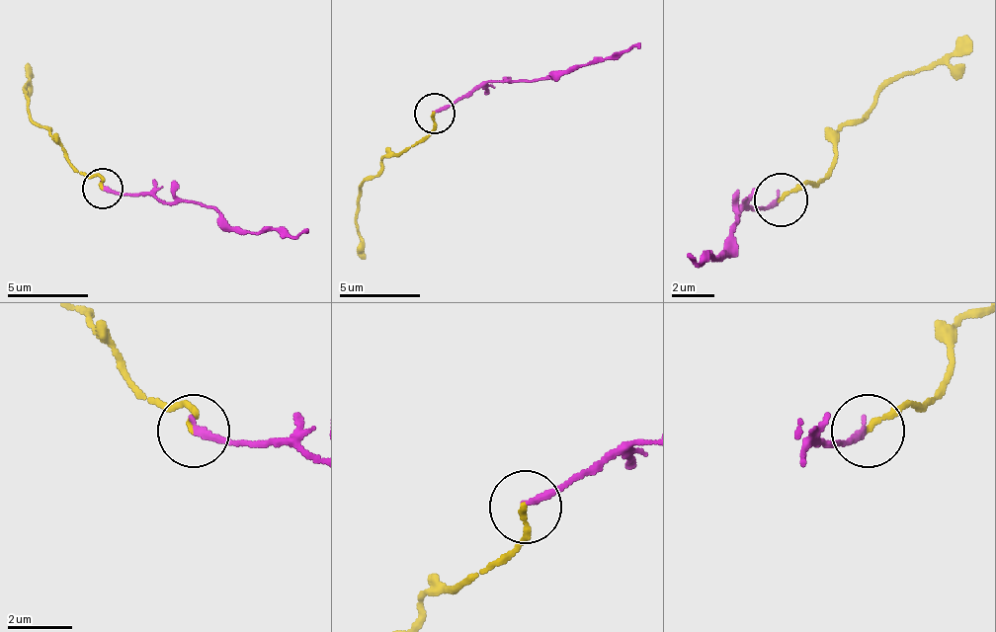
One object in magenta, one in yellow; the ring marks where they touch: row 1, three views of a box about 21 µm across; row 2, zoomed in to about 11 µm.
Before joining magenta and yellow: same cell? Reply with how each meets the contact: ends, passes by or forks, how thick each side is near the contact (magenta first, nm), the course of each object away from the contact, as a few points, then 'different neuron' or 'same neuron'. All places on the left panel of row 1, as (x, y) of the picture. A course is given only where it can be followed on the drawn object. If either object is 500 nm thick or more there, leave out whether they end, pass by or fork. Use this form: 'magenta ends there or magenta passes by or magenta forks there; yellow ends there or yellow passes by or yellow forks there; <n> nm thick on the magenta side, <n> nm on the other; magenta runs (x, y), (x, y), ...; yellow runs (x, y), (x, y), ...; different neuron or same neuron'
magenta ends there; yellow ends there; 220 nm thick on the magenta side, 180 nm on the other; magenta runs (101, 189), (149, 193), (157, 201), (202, 201), (254, 233), (287, 229), (298, 237), (306, 229); yellow runs (101, 189), (101, 181), (81, 173), (29, 109), (25, 88), (33, 68); same neuron

